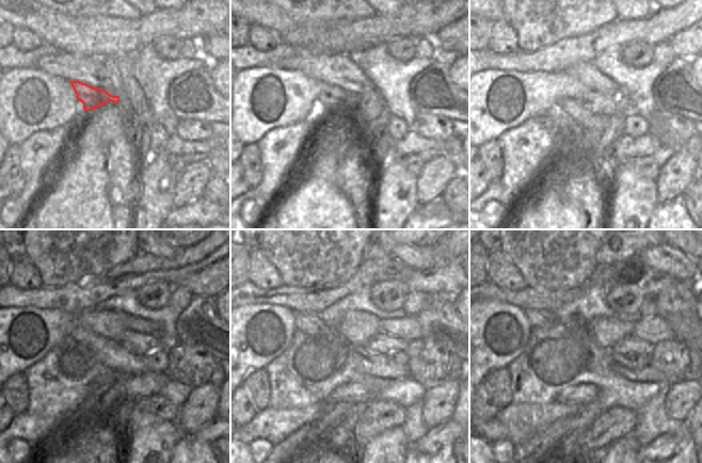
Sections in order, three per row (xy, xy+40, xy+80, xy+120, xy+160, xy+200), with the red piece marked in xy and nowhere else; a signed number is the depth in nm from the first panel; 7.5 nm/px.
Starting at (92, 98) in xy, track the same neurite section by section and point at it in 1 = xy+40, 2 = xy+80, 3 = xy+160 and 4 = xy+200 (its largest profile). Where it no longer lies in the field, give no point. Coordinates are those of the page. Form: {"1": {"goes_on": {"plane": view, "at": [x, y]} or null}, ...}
{"1": {"goes_on": {"plane": "xy+40", "at": [331, 94]}}, "2": {"goes_on": {"plane": "xy+80", "at": [605, 104]}}, "3": {"goes_on": {"plane": "xy+160", "at": [384, 344]}}, "4": {"goes_on": {"plane": "xy+200", "at": [629, 344]}}}

